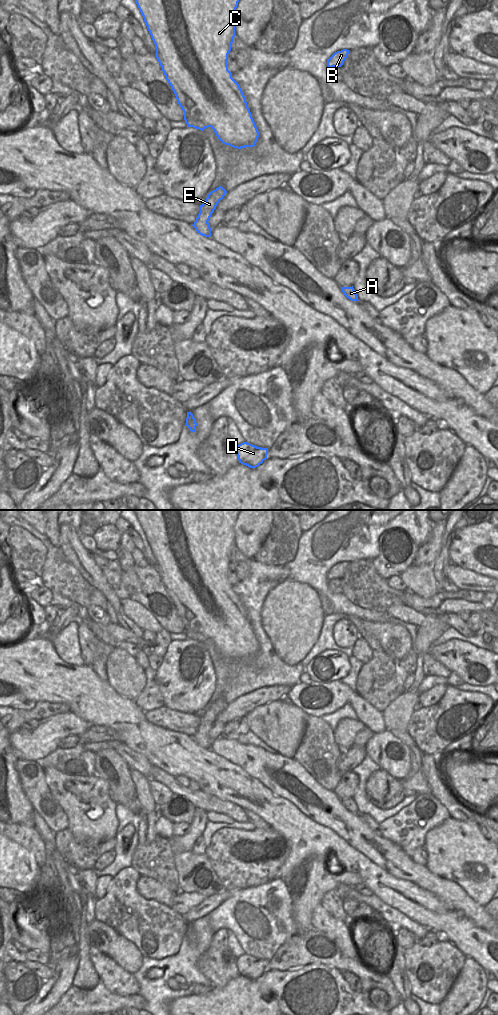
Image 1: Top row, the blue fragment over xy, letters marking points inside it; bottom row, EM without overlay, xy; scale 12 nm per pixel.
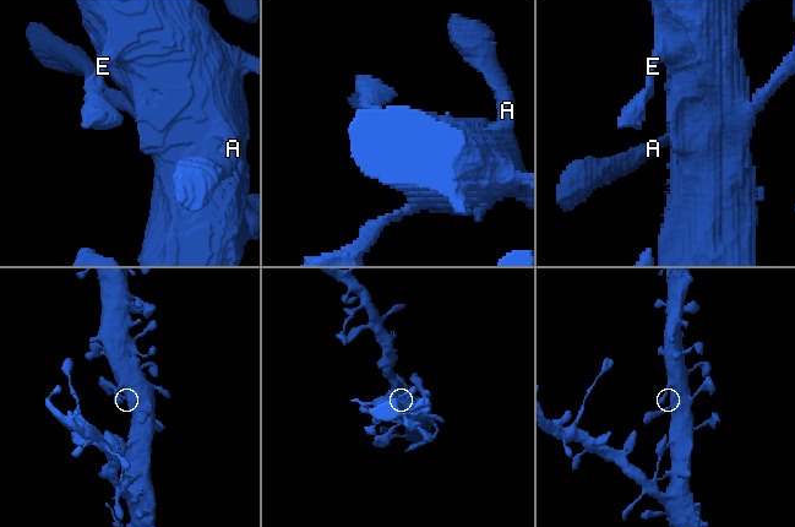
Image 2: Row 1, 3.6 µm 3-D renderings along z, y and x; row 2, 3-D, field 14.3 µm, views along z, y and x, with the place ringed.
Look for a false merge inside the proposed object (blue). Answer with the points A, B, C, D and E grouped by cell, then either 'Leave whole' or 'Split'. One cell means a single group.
Groups: A B C D E. Leave whole.

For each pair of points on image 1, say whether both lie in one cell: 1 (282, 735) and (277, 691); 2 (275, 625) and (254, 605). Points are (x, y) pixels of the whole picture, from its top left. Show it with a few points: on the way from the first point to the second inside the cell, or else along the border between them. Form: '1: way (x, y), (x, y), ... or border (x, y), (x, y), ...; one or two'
1: border (281, 699), (275, 699), (256, 707); two
2: border (271, 590), (260, 613), (265, 634); two

